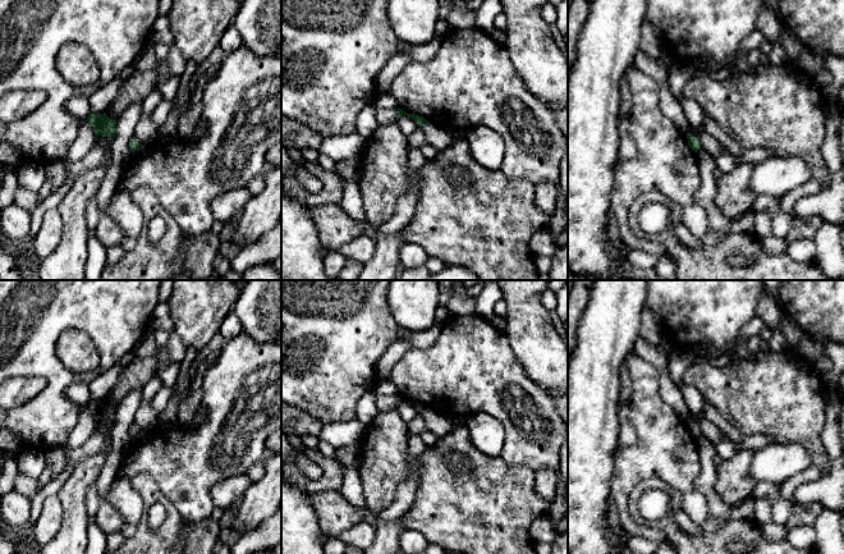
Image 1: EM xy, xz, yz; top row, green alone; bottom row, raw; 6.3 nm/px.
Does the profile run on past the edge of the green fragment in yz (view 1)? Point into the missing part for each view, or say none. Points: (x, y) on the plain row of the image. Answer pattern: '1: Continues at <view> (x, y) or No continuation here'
1: No continuation here

